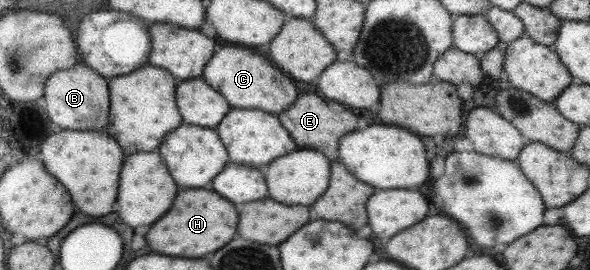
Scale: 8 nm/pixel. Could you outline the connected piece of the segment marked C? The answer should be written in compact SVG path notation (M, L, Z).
M226 43L225 46L216 48L205 64L201 78L213 90L221 92L221 96L225 96L225 100L233 108L259 109L278 115L289 108L297 98L297 88L289 75L279 70L267 58L251 54L251 50L245 50L241 45Z

